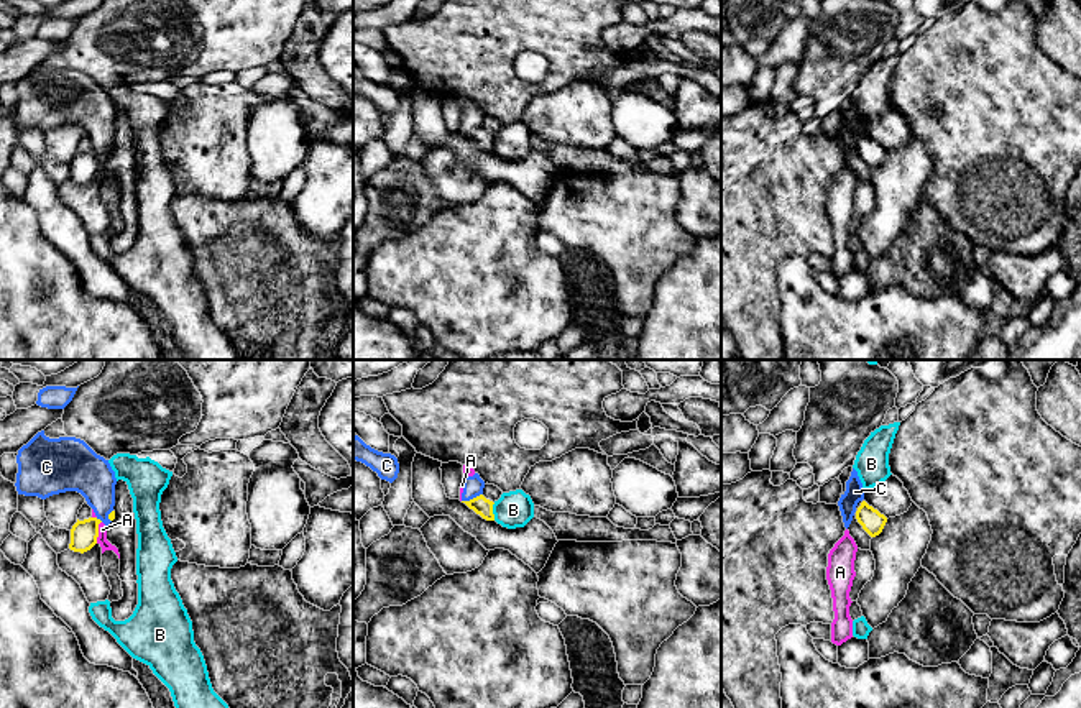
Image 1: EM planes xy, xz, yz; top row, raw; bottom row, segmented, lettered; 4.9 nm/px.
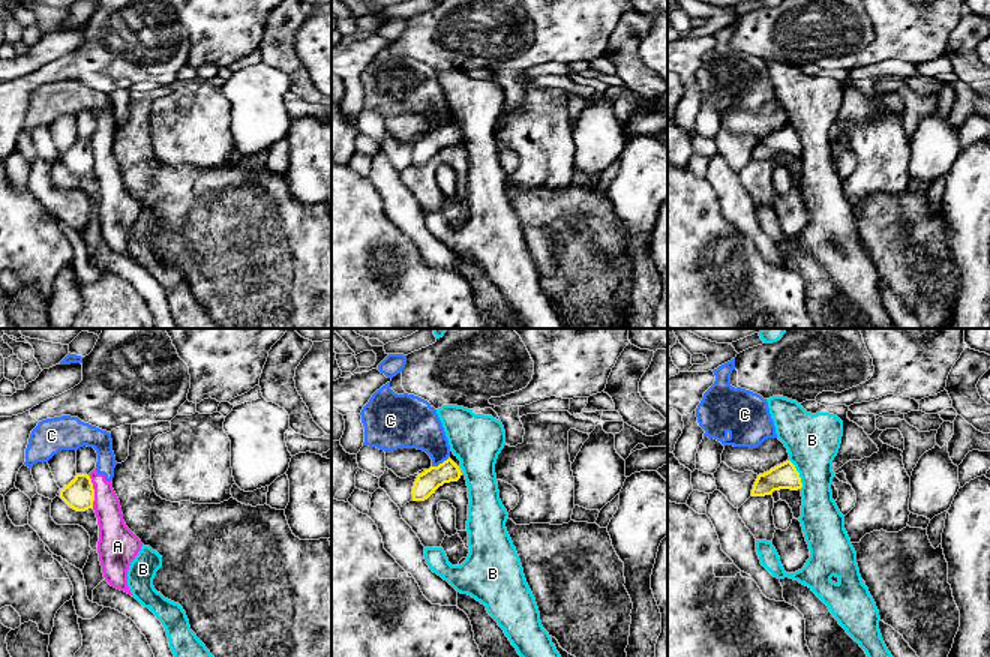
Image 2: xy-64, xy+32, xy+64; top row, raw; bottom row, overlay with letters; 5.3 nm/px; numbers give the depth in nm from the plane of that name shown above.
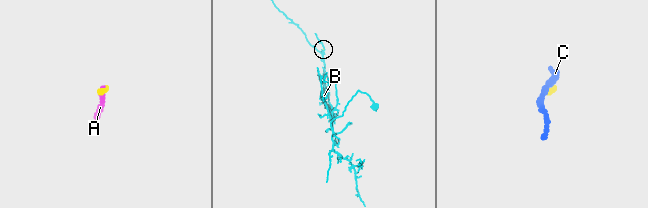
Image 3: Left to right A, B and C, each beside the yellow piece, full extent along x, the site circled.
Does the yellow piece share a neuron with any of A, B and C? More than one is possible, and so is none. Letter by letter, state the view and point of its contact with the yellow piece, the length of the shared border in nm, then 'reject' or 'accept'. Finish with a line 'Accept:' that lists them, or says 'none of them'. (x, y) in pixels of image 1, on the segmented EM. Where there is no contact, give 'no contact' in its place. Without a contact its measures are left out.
A: meets yellow in xy at (97, 533); contact 110 nm long; reject
B: meets yellow in xz at (492, 511); contact 90 nm long; reject
C: meets yellow in xz at (473, 498); contact 110 nm long; reject
Accept: none of them

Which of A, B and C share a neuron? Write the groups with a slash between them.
A C / B

